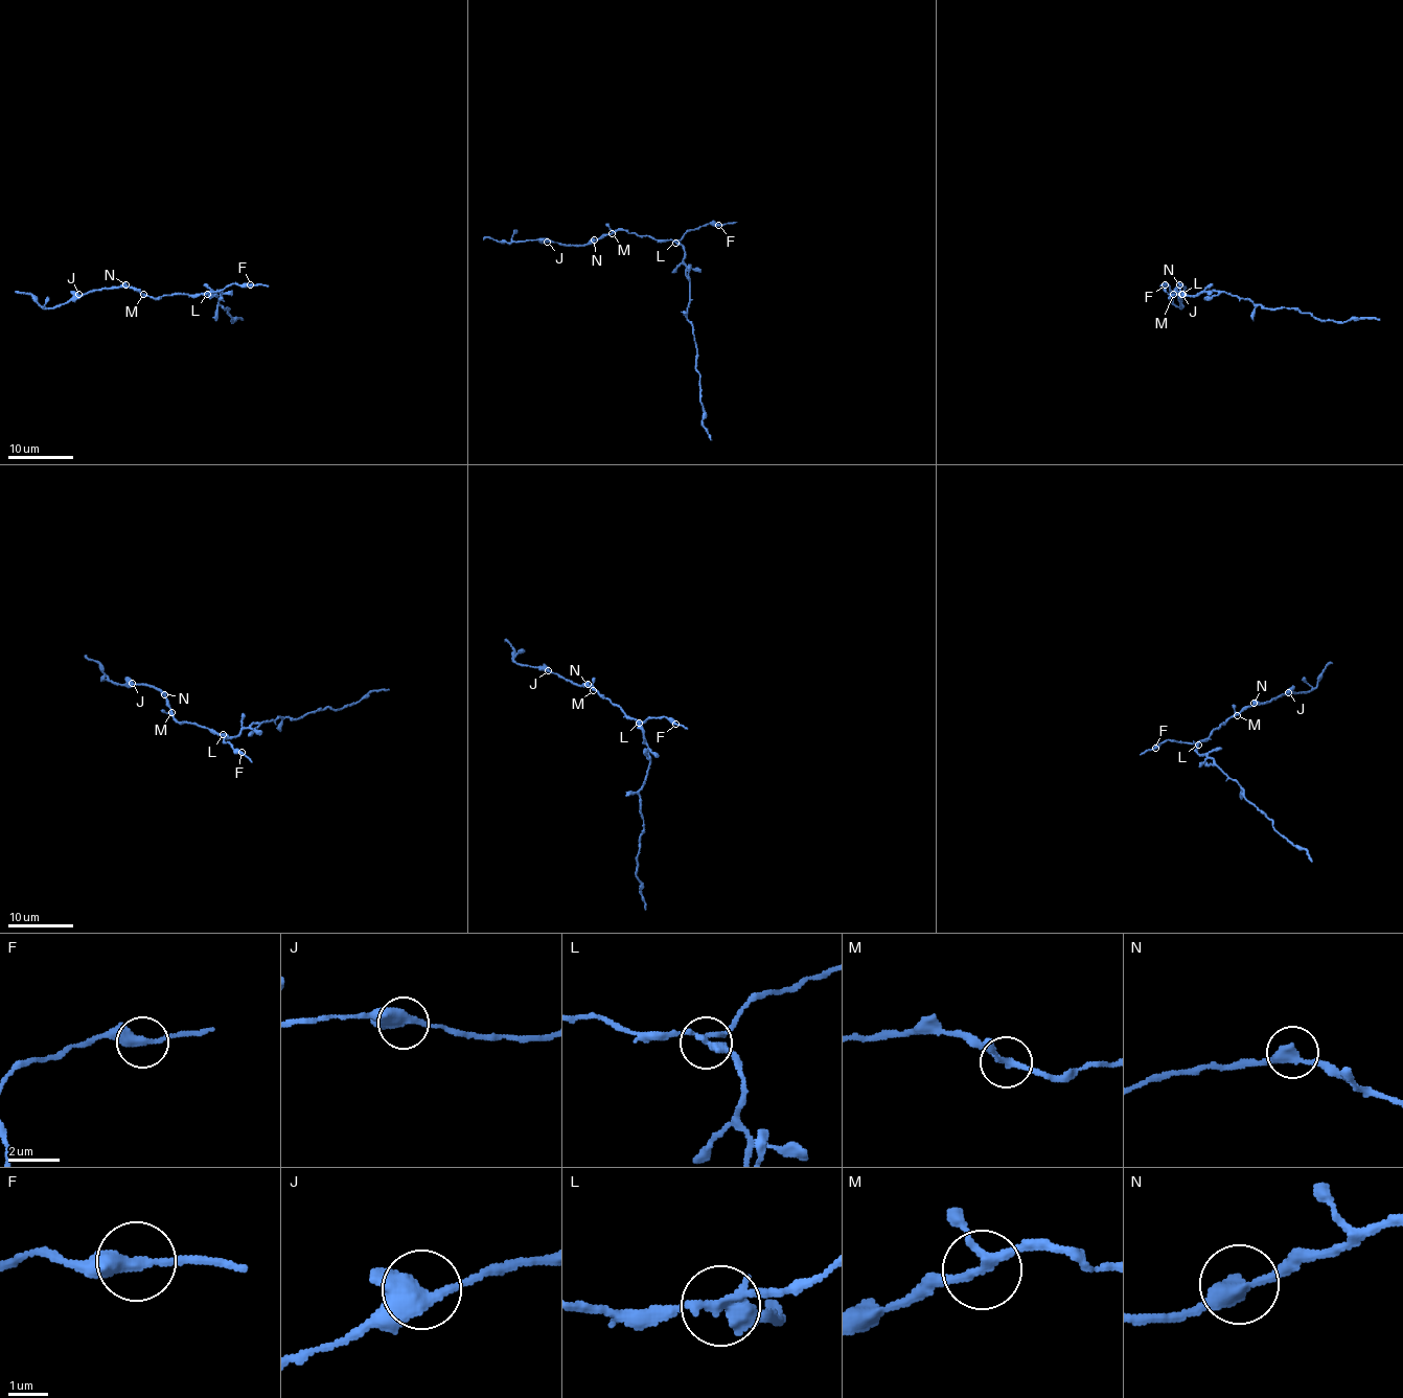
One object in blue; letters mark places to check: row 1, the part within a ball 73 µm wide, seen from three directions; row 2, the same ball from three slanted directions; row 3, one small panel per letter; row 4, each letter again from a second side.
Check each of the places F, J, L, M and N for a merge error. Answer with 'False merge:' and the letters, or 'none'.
False merge: L

